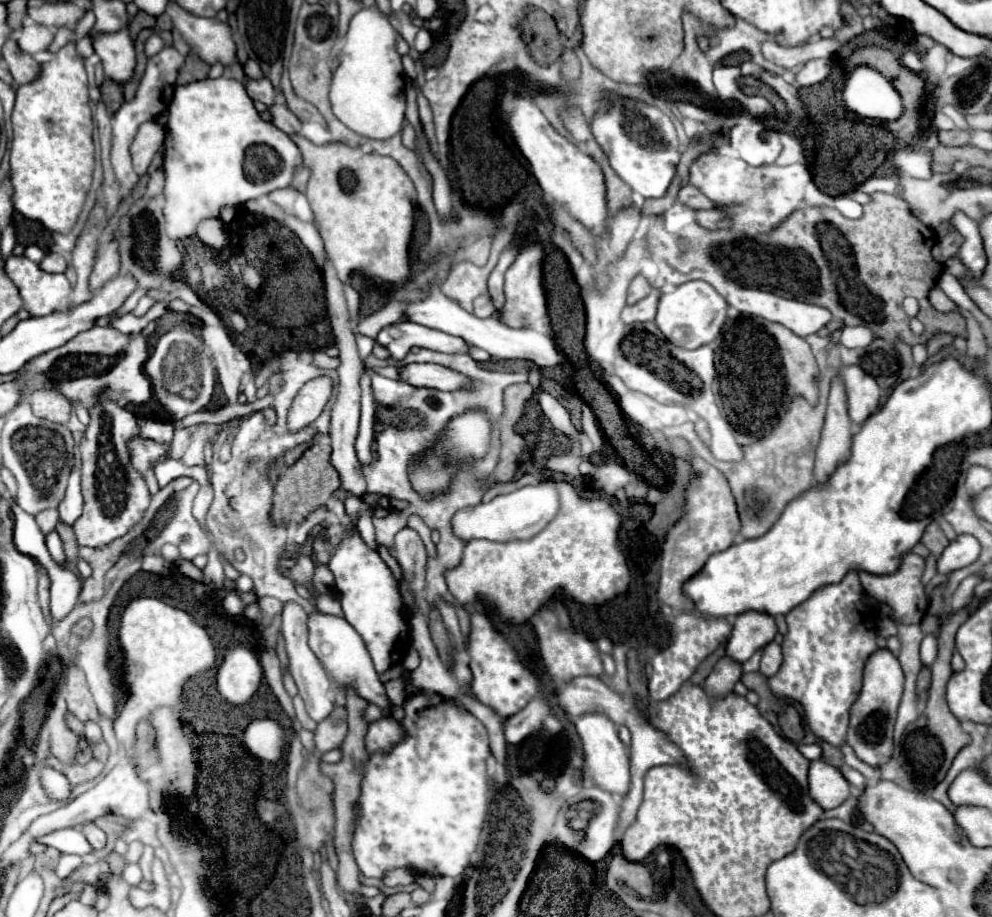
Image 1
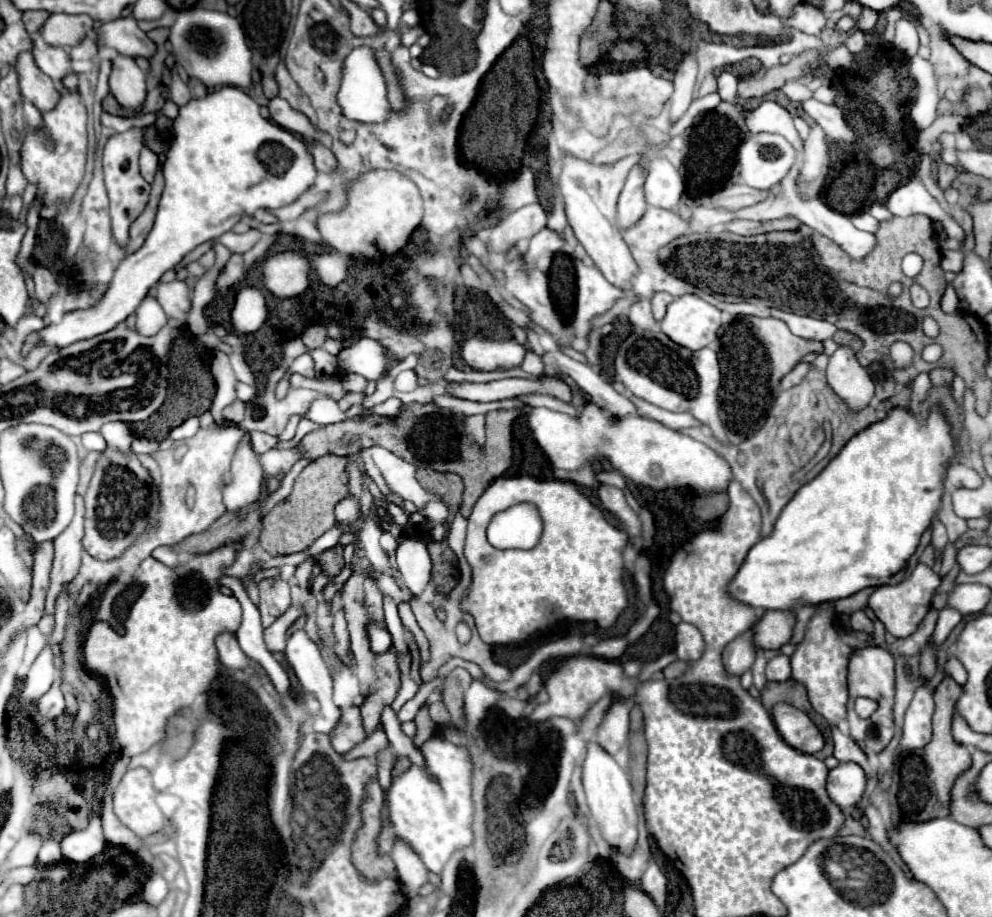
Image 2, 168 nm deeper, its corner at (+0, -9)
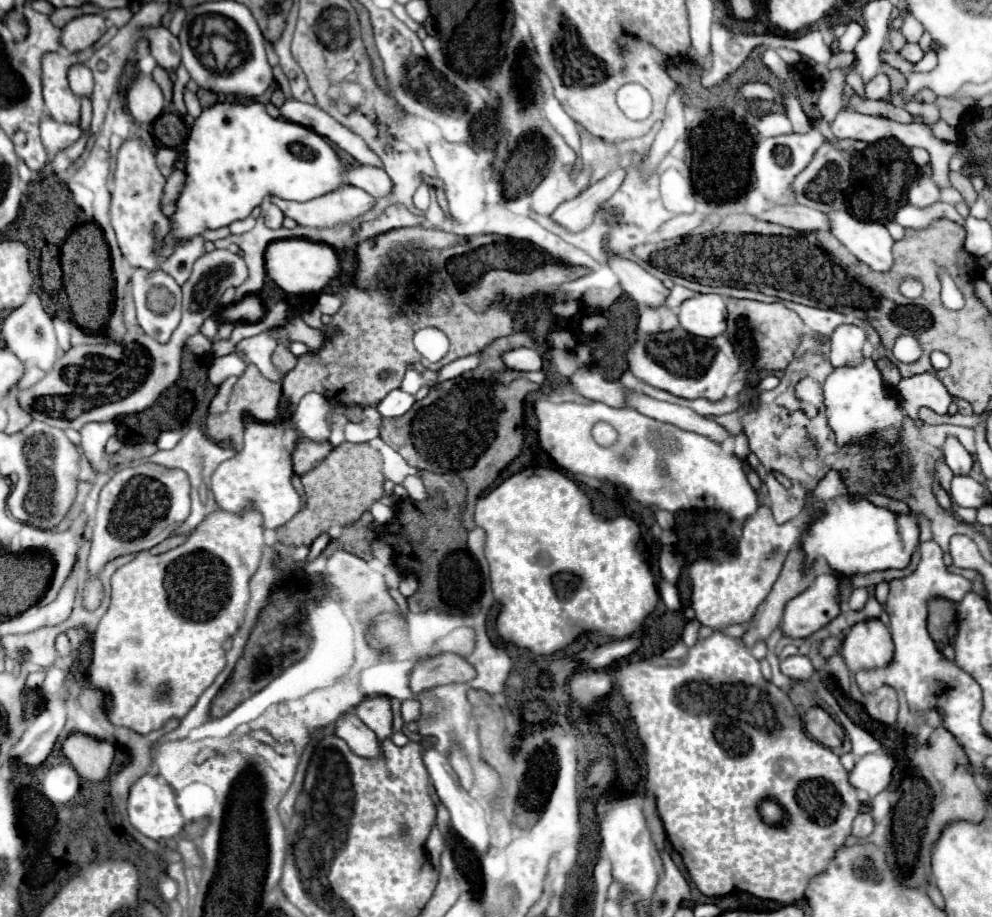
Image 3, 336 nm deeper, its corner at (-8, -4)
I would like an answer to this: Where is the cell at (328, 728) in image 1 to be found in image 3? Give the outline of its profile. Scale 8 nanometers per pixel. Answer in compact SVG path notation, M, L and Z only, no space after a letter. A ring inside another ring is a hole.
M374 696L374 698L366 698L364 702L360 702L356 706L356 714L358 718L376 732L376 736L380 740L386 740L392 736L394 728L392 728L392 704L390 698L386 696Z

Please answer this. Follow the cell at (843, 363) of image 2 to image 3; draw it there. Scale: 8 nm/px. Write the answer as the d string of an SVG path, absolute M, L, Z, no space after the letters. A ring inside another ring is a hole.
M840 324L830 334L830 362L832 366L856 366L862 358L862 348L866 344L866 332L854 324Z

